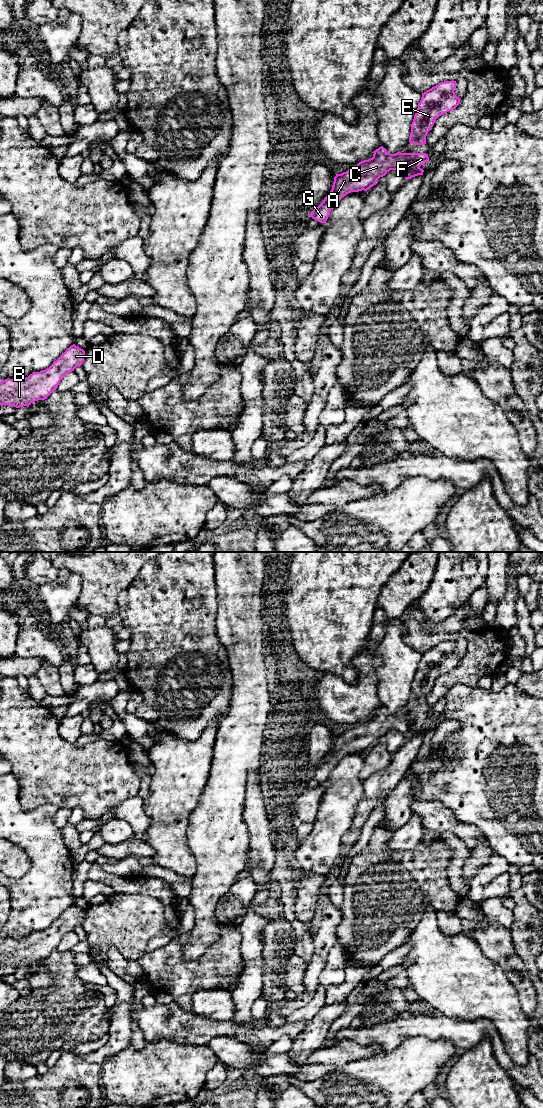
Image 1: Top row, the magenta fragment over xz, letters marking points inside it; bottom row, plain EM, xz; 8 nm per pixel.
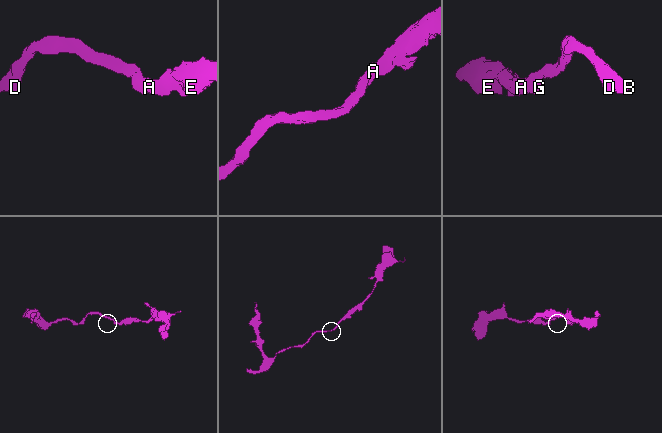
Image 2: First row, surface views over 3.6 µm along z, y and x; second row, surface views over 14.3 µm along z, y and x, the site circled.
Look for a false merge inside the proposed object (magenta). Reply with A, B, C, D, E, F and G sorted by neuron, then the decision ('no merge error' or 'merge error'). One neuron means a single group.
groups A B C D E F G; no merge error

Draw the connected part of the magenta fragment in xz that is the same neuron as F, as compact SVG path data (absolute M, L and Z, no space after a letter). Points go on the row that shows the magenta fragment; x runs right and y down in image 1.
M381 146L374 151L372 158L359 162L356 167L346 172L336 174L329 195L310 213L310 217L320 223L326 223L331 210L347 194L367 191L390 170L399 171L406 180L423 175L424 170L420 166L427 163L428 160L426 153L397 152L390 154Z

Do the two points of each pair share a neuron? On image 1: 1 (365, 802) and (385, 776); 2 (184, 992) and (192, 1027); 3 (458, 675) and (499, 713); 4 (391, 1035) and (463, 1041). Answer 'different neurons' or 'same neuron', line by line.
1: same neuron
2: different neurons
3: different neurons
4: same neuron

